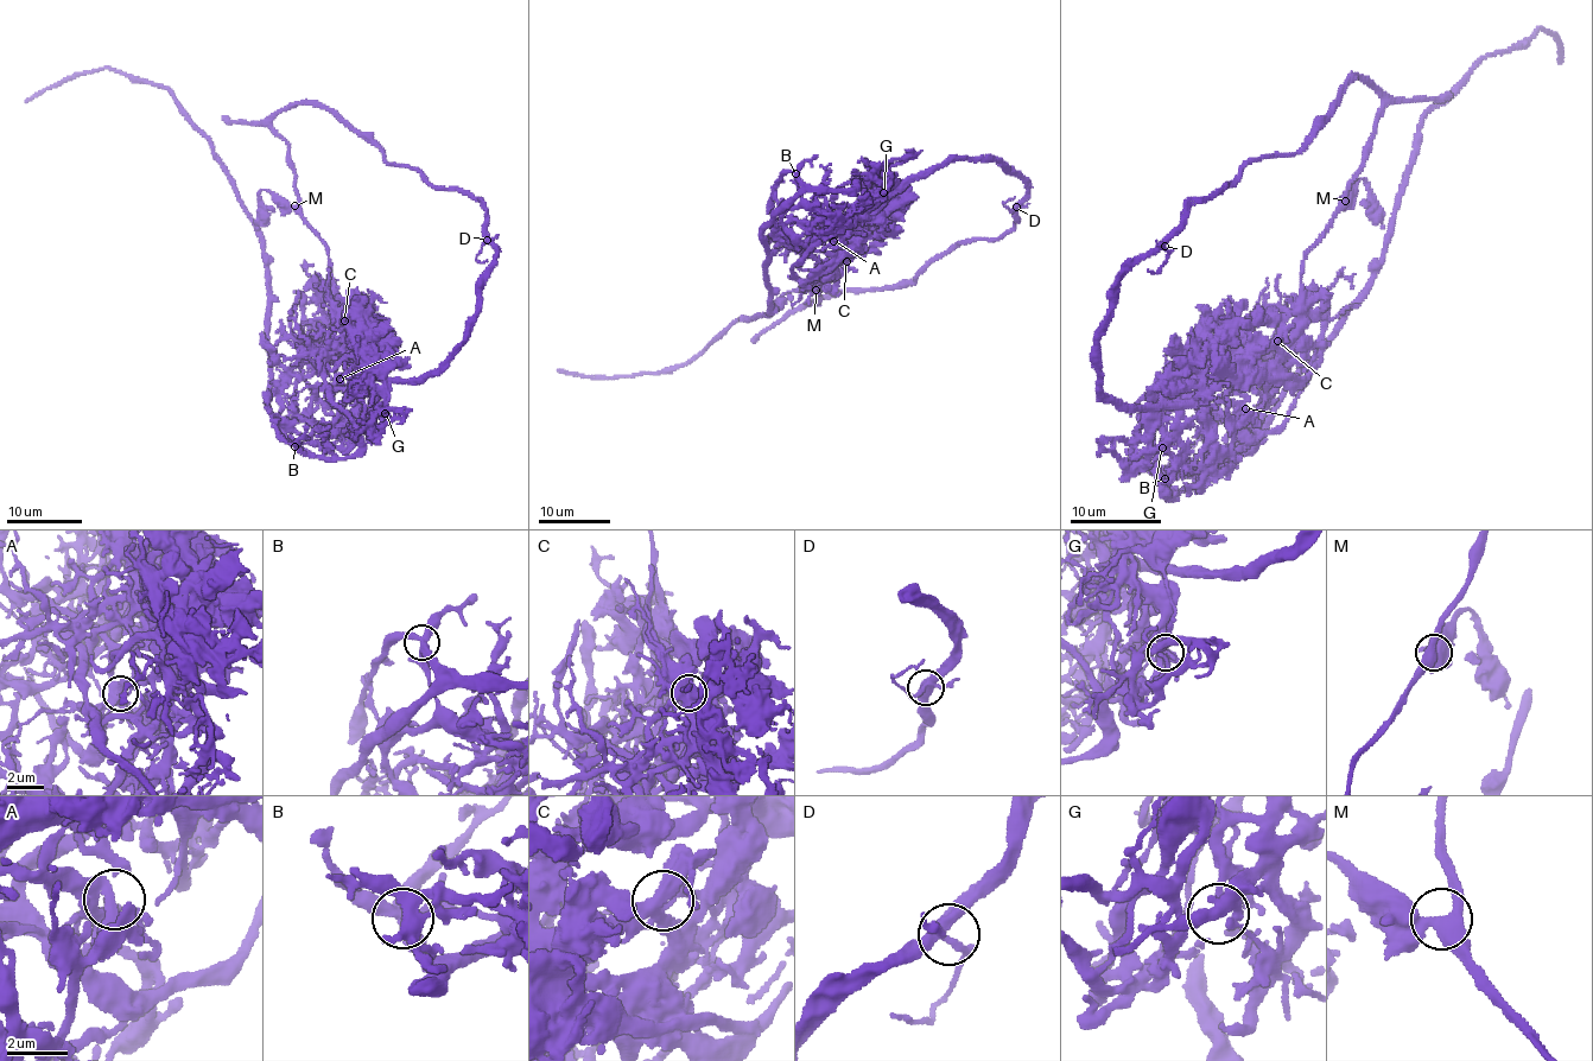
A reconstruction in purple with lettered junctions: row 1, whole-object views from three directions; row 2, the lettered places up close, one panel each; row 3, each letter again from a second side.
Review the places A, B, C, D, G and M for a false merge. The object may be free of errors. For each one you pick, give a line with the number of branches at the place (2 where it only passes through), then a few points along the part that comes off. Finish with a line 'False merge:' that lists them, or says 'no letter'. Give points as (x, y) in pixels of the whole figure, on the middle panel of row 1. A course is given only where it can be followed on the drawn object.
B: 4 | (794, 175), (801, 188), (762, 234), (770, 252), (768, 315), (742, 316), (685, 363), (609, 376), (557, 369)
False merge: B

